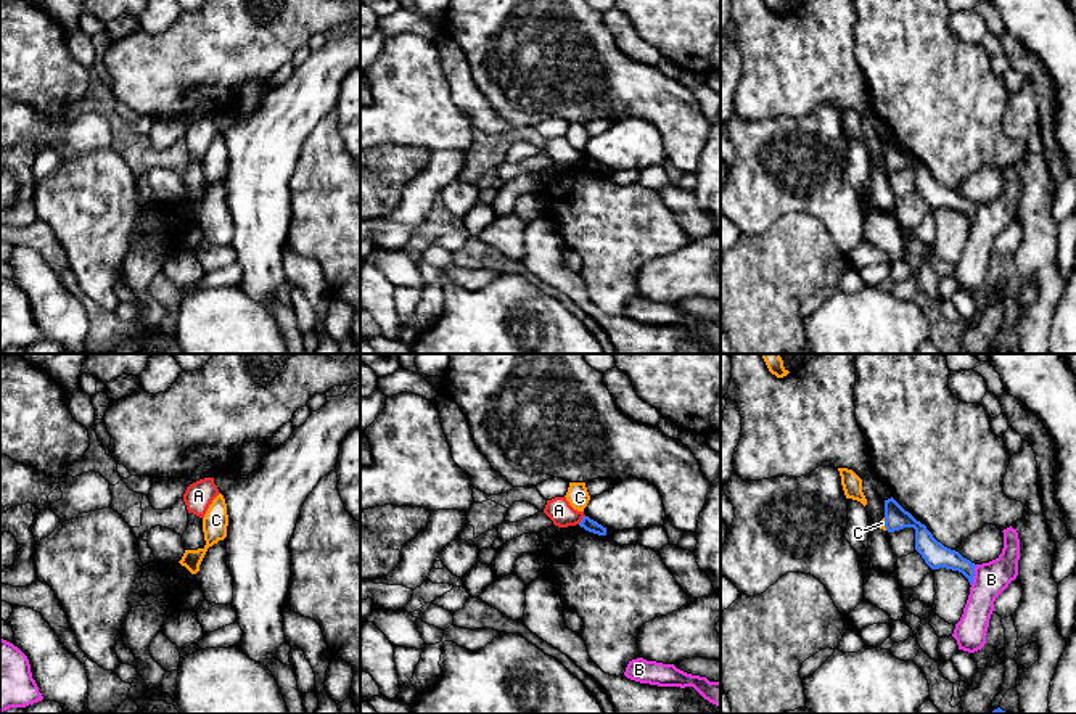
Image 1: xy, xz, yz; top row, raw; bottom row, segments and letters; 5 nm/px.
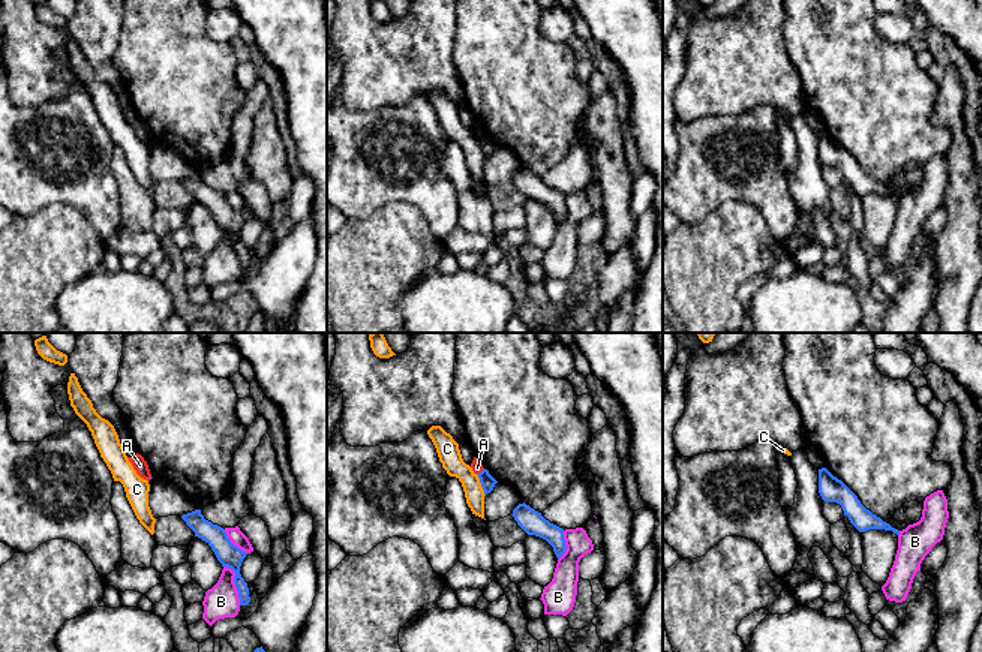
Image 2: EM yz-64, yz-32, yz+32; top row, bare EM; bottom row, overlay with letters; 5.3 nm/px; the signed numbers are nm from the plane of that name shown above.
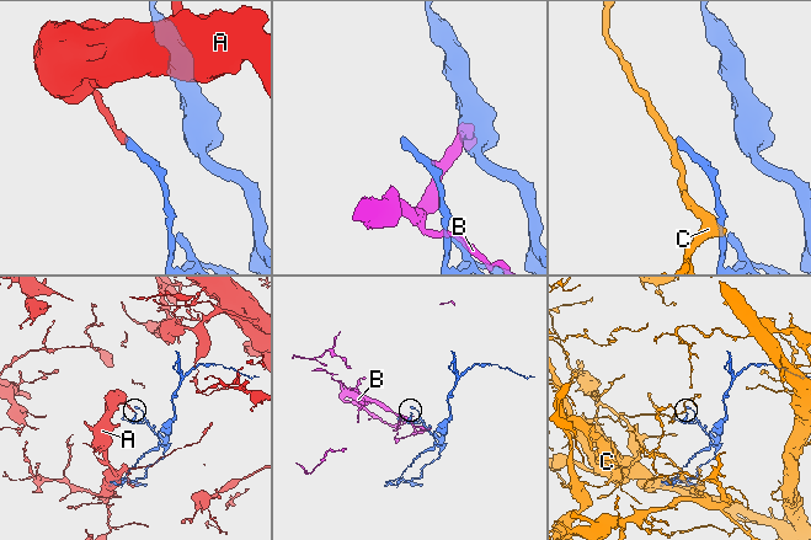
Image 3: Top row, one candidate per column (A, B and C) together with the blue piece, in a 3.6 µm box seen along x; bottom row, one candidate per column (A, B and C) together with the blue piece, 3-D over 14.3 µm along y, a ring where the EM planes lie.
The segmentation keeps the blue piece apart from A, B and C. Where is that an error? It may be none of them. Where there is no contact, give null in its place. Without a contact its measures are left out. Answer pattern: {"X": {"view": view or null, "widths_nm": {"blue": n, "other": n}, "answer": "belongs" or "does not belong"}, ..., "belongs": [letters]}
{"A": {"view": "xz", "widths_nm": {"blue": 70, "other": 120}, "answer": "does not belong"}, "B": {"view": "yz", "widths_nm": {"blue": 120, "other": 170}, "answer": "does not belong"}, "C": {"view": "yz", "widths_nm": {"blue": 120, "other": 30}, "answer": "does not belong"}, "belongs": []}

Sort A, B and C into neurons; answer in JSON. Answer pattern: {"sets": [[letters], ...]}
{"sets": [["A"], ["B"], ["C"]]}

